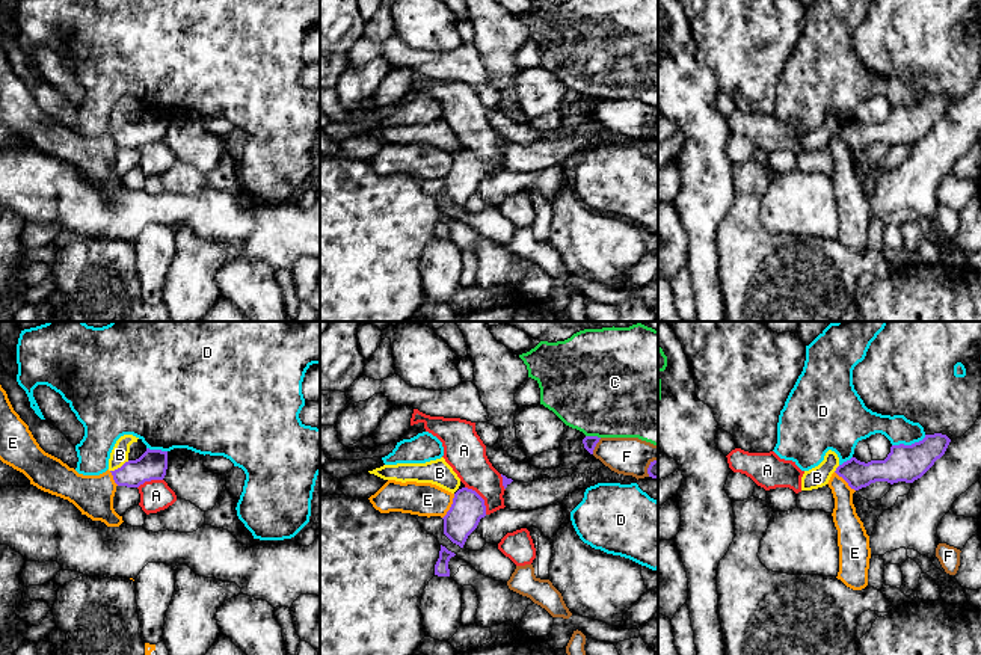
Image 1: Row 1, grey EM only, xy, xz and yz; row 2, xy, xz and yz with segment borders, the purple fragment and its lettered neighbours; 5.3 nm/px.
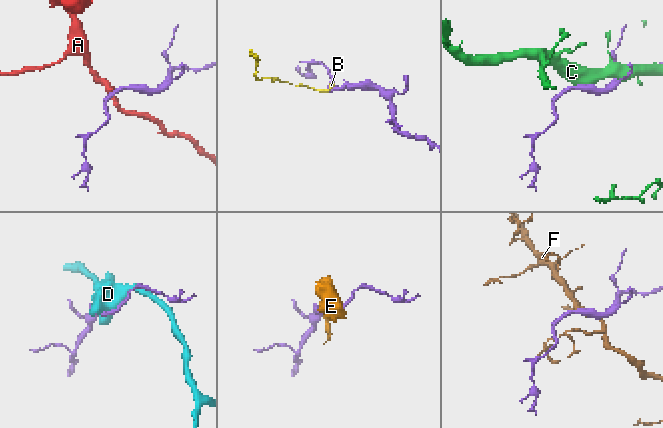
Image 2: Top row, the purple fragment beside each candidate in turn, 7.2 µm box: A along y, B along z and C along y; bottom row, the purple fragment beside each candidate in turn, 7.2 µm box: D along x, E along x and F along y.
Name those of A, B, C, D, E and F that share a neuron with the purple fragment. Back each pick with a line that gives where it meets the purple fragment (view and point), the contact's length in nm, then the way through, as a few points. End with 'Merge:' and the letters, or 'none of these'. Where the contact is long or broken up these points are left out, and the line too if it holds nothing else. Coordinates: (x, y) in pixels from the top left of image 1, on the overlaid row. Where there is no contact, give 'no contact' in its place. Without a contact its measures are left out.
Merge: none of these

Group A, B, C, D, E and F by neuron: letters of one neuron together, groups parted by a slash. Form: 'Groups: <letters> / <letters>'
Groups: A / B / C / D / E / F

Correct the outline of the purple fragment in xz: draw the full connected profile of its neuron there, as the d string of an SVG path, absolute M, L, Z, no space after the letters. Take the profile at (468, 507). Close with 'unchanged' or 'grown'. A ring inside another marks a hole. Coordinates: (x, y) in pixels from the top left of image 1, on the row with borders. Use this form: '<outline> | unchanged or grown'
M462 487L454 494L453 504L444 519L444 534L463 548L468 536L486 516L484 500L472 489Z | unchanged

